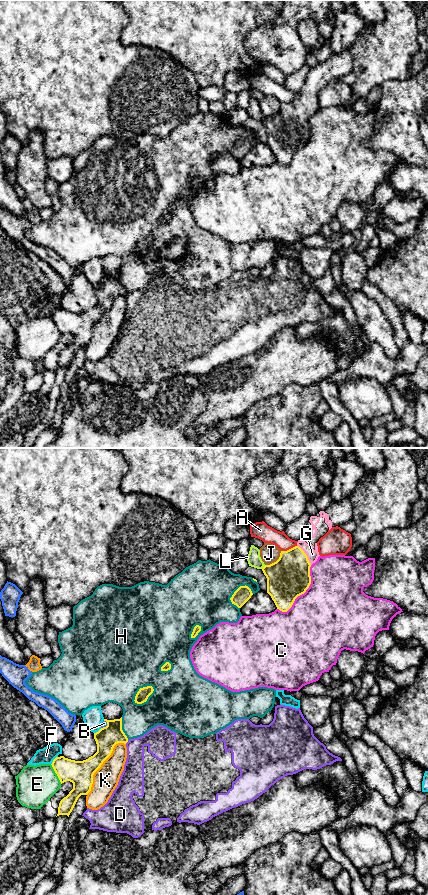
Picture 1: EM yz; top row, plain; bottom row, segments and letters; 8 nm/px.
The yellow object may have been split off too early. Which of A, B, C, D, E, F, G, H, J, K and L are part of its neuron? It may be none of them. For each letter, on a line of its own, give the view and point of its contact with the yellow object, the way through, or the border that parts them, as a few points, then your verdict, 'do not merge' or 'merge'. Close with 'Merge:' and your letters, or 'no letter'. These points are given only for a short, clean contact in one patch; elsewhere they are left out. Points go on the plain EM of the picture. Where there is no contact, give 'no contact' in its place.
A: yz (289, 101) | do not merge
B: yz (107, 277) | along yz (105, 272), (106, 277), (101, 280) | do not merge
C: yz (302, 145) | do not merge
D: yz (126, 294) | do not merge
E: yz (56, 325) | do not merge
F: yz (53, 312) | do not merge
G: yz (306, 107) | across yz (289, 129), (292, 121), (306, 107), (312, 106) | merge
H: yz (146, 252) | do not merge
J: yz (276, 113) | along yz (281, 103), (275, 113), (265, 117) | do not merge
K: yz (101, 316) | do not merge
L: yz (264, 118) | along yz (265, 117), (261, 120) | do not merge
Merge: G

